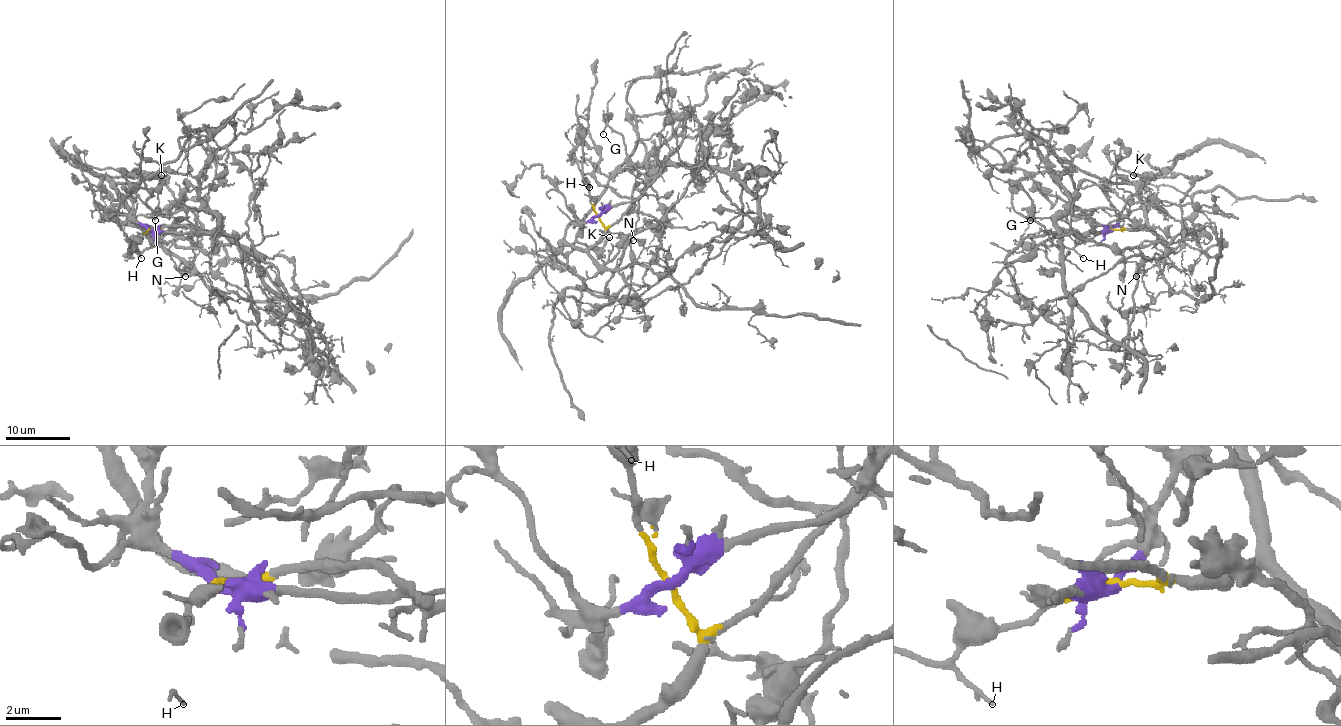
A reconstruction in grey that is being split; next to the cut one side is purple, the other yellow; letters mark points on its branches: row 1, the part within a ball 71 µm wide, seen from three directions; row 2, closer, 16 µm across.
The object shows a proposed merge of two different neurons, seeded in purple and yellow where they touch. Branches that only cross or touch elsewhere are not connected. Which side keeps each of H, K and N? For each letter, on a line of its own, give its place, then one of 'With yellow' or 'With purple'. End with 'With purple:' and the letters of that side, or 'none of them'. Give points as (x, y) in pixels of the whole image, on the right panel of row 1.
H: Place: (1083, 258). With yellow
K: Place: (1133, 175). With purple
N: Place: (1136, 276). With yellow
With purple: K

